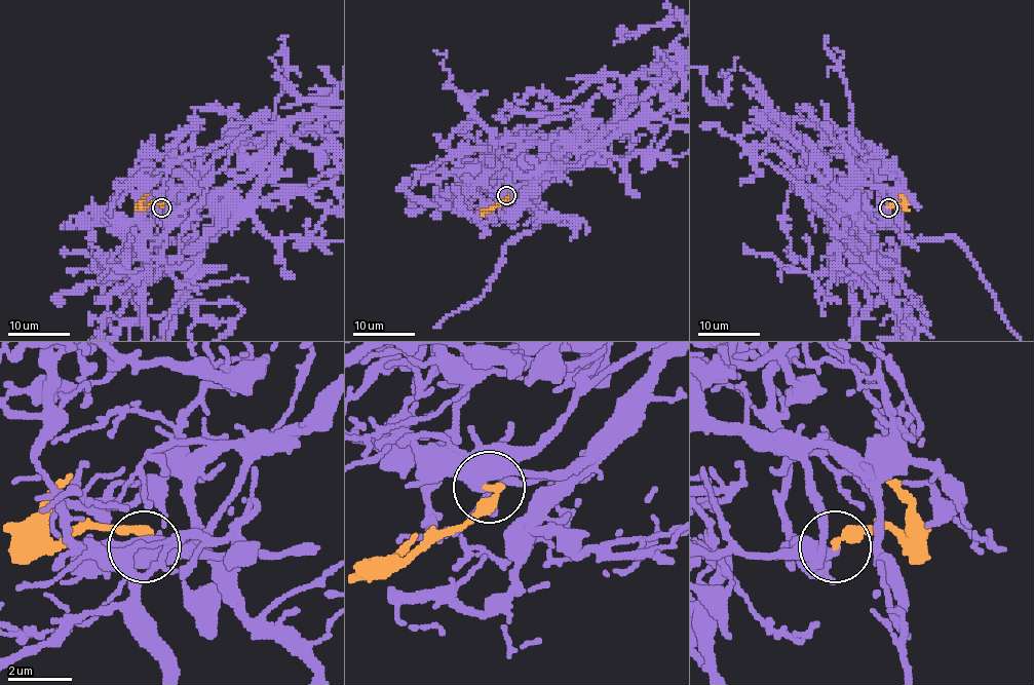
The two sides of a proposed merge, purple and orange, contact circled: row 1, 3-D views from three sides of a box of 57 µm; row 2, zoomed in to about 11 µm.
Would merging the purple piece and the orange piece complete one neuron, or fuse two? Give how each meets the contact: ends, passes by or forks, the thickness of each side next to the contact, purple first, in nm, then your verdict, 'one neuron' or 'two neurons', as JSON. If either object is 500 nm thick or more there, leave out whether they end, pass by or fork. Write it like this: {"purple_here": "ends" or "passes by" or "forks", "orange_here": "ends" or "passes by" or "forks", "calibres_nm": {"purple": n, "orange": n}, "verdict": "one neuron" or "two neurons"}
{"purple_here": "passes by", "orange_here": "ends", "calibres_nm": {"purple": 360, "orange": 280}, "verdict": "one neuron"}

